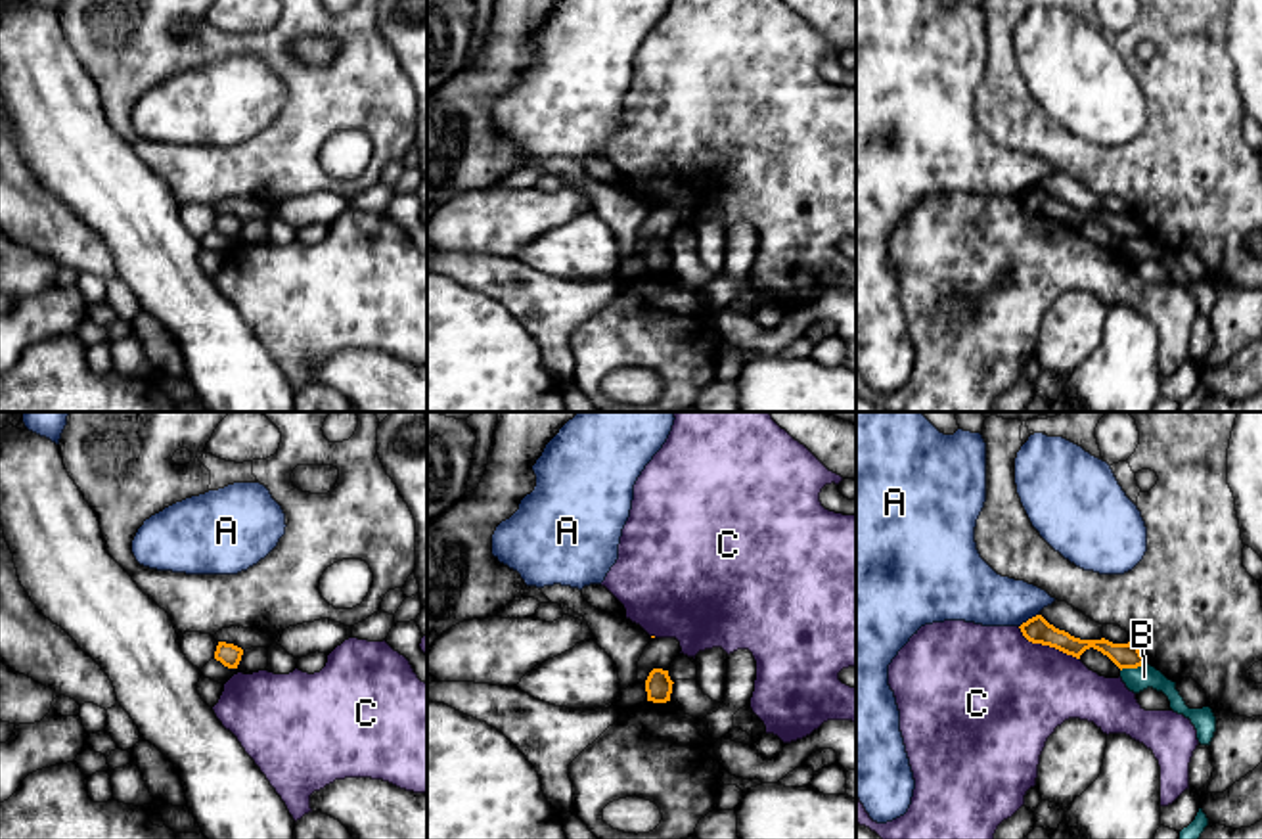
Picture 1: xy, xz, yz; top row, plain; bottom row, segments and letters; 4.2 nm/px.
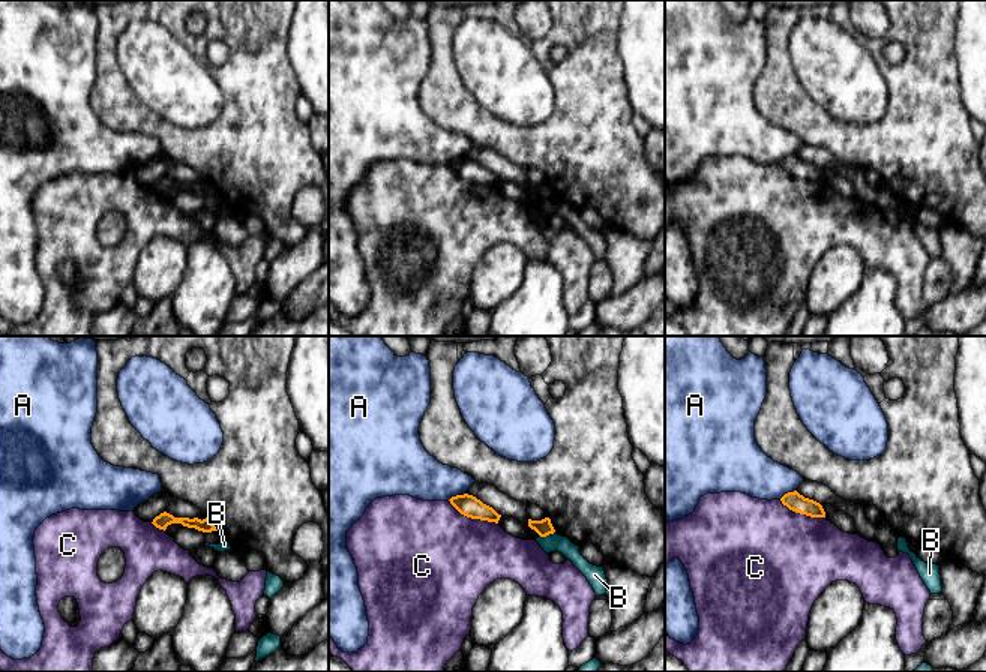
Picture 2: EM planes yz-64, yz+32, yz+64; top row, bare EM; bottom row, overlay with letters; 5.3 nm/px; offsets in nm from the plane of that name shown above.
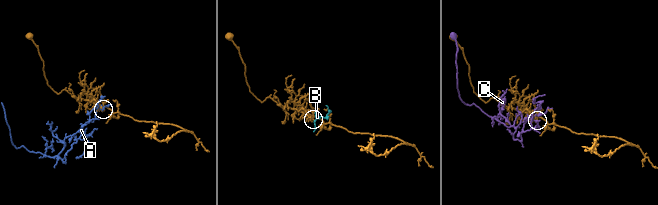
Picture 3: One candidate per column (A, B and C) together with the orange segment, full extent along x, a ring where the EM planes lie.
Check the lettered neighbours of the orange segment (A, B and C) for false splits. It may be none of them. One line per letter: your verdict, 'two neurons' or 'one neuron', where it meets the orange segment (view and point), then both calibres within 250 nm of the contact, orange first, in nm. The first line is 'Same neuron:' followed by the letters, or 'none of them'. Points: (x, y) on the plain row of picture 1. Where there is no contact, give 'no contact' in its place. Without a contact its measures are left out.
Same neuron: none of them
A: two neurons; contact yz (1029, 190); calibres 110 and 240 nm
B: two neurons; contact yz (1132, 238); calibres 110 and 100 nm
C: two neurons; contact yz (1048, 215); calibres 110 and 440 nm

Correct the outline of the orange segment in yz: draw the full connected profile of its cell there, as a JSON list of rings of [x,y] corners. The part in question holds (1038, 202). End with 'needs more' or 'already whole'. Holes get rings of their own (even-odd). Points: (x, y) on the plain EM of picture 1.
[[[1042,186],[1028,190],[1019,199],[1028,213],[1055,218],[1076,230],[1080,230],[1080,226],[1086,220],[1093,218],[1101,222],[1103,226],[1107,226],[1120,241],[1138,239],[1147,234],[1147,230],[1141,226],[1139,216],[1136,213],[1113,215],[1105,209],[1080,211],[1070,207],[1065,201],[1055,199]]]; already whole

